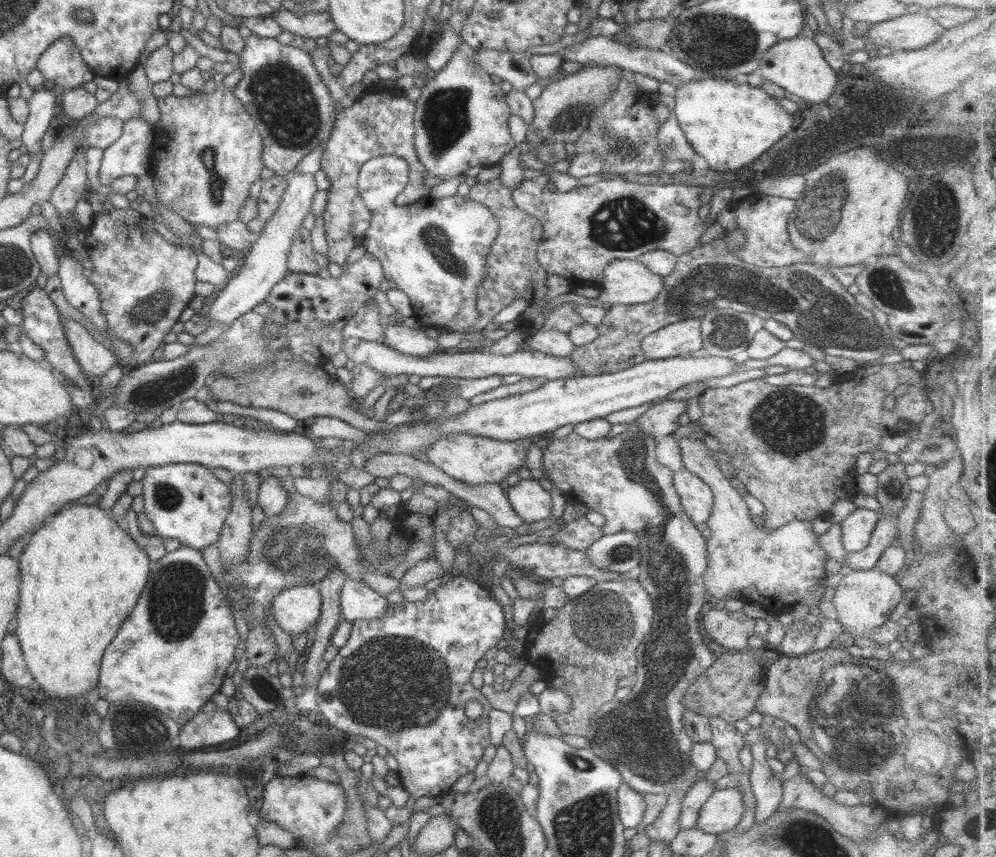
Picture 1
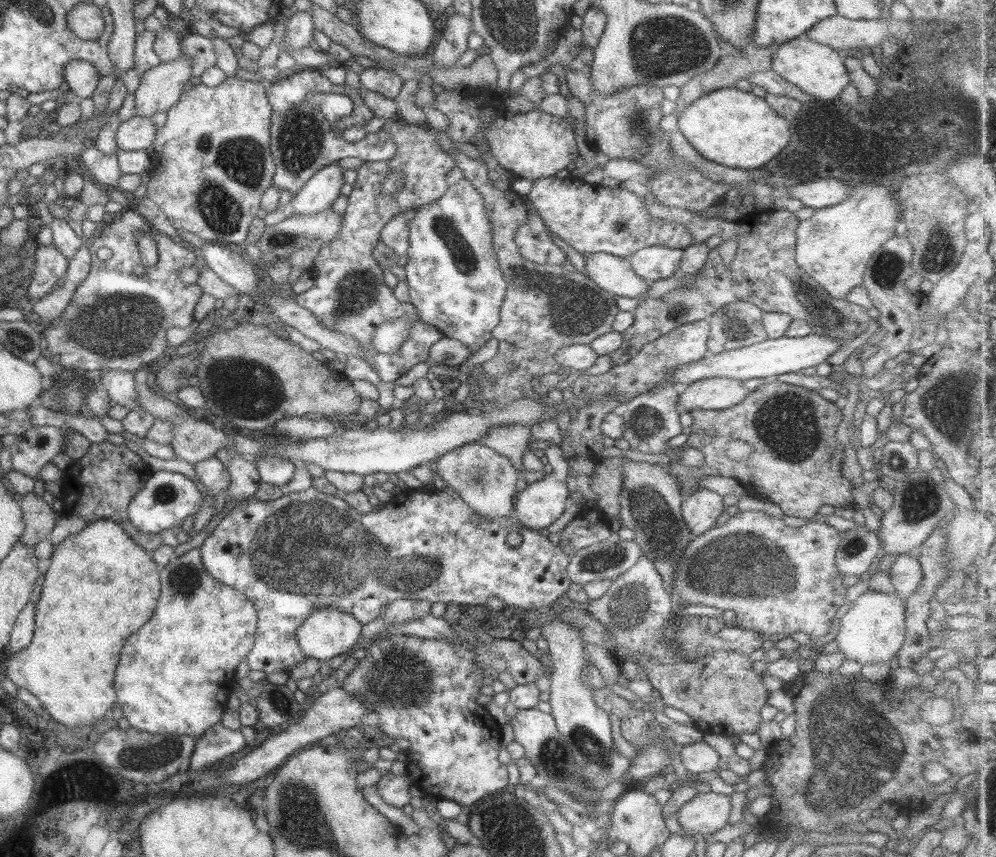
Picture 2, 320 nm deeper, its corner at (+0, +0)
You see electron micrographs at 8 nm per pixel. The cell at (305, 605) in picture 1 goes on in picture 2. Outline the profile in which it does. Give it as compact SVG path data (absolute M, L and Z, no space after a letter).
M318 608L312 612L296 629L295 638L301 652L315 660L329 661L333 656L339 656L360 645L362 624L349 613L339 612L336 608Z

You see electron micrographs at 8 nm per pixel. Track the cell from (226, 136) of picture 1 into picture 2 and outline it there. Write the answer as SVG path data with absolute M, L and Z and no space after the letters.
M225 77L225 80L215 87L207 87L204 86L203 83L199 83L196 86L192 86L187 92L183 91L177 103L166 111L166 115L163 126L156 129L155 138L150 148L155 152L155 159L152 161L152 166L148 173L149 180L145 183L145 198L151 202L156 209L160 209L161 212L165 214L173 228L185 230L185 232L199 237L201 242L211 244L222 242L242 246L251 221L256 218L255 214L257 214L257 210L259 210L258 206L261 193L270 186L274 173L274 162L270 155L269 142L271 108L269 108L269 104L267 104L267 100L265 100L265 91L262 84L259 81L245 81L237 77Z

